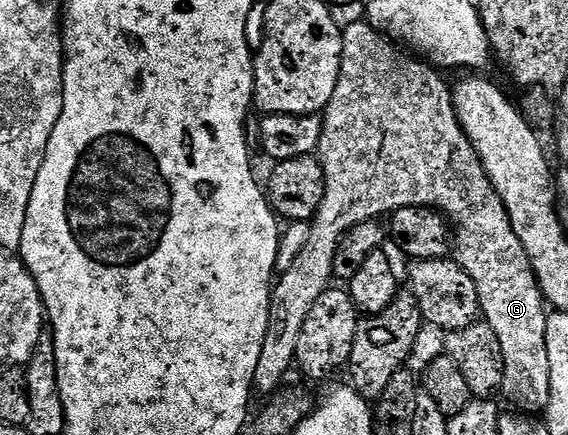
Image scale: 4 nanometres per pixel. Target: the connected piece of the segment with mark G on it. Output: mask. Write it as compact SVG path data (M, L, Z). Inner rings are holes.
M360 19L360 21L354 22L353 25L345 24L343 26L342 63L340 64L340 74L338 75L338 87L334 87L334 95L322 114L324 126L322 127L318 150L320 166L324 172L324 198L310 222L312 230L309 231L308 238L304 241L304 246L297 251L296 258L285 267L284 274L282 274L282 269L279 276L275 278L272 287L272 298L270 299L270 315L268 316L268 326L266 327L266 339L262 343L262 353L258 355L258 367L254 371L254 379L252 380L257 394L275 394L283 386L280 384L283 383L284 376L288 373L288 368L293 368L296 359L296 348L298 347L298 335L302 333L302 323L306 323L306 315L310 315L310 311L314 309L314 303L318 303L320 296L330 287L331 281L328 280L333 280L334 277L332 267L336 247L345 233L363 221L374 221L383 218L383 213L391 215L402 207L426 205L429 209L439 211L446 218L447 224L450 226L450 237L454 242L454 260L456 264L462 267L462 271L466 271L466 275L470 275L470 279L474 279L474 287L478 287L478 299L480 300L480 311L483 320L487 321L490 327L494 327L494 335L498 335L498 344L502 347L502 363L504 364L503 396L508 396L508 401L512 404L509 406L515 407L521 413L536 415L547 407L550 399L550 355L546 355L546 323L548 322L546 302L544 296L540 293L540 285L536 281L530 259L526 255L526 247L522 247L522 239L518 239L518 235L514 235L510 215L506 211L502 199L494 191L494 187L490 183L490 179L470 143L470 139L462 131L462 127L458 123L452 103L452 89L439 76L443 77L433 66L417 59L415 56L409 55L407 52L401 51L375 25L369 25L367 20Z

